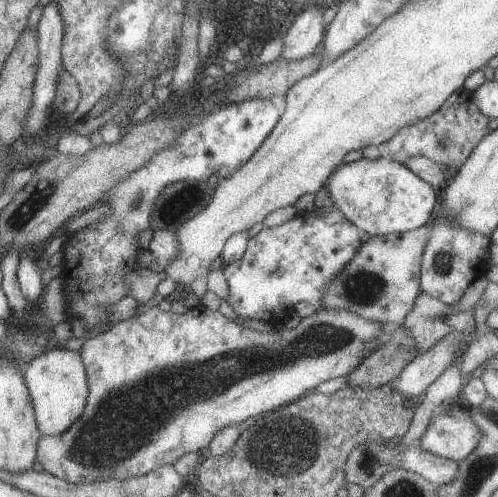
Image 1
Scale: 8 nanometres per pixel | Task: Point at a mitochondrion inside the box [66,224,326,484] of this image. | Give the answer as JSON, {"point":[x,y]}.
{"point":[285,448]}

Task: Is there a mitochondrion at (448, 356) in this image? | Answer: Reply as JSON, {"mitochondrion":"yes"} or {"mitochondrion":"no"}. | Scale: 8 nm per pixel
{"mitochondrion":"no"}

